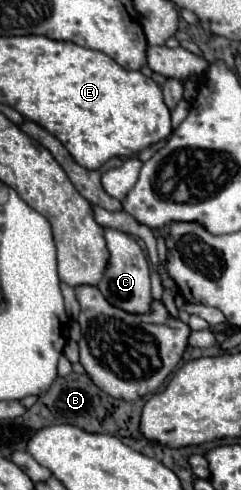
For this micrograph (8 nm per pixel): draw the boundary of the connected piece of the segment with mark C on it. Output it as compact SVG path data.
M104 228L104 236L106 236L106 246L110 252L108 258L108 266L104 270L102 280L98 282L100 292L104 294L104 298L126 310L132 314L146 314L150 312L150 302L152 302L152 294L150 294L150 270L148 270L148 262L144 258L142 248L134 242L134 238L130 238L128 234L114 230L114 228Z

